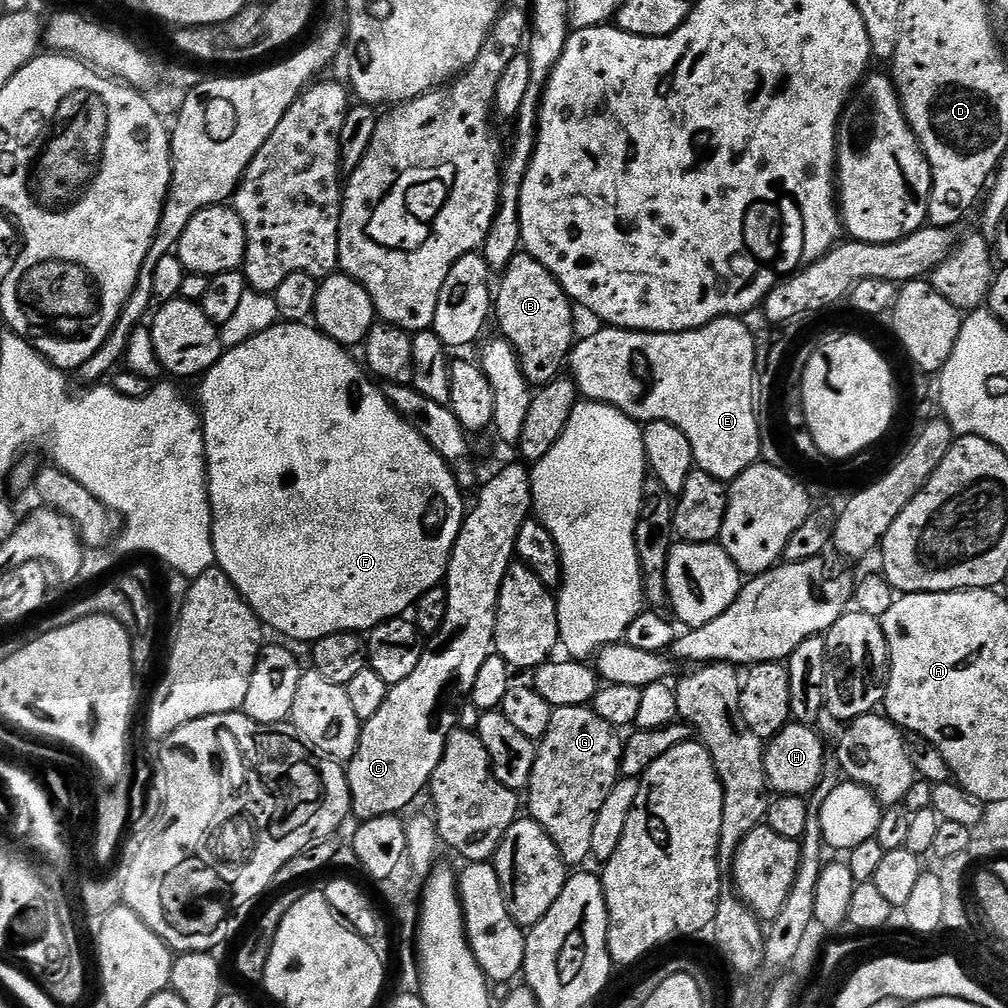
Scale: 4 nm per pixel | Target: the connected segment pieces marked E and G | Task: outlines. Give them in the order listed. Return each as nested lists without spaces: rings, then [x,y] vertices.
[[[723,316],[721,320],[710,322],[701,328],[695,328],[689,332],[631,332],[625,328],[614,328],[611,326],[601,327],[601,332],[588,336],[585,340],[577,339],[574,347],[566,361],[567,367],[572,367],[570,379],[576,383],[577,393],[584,400],[593,400],[596,404],[613,404],[619,412],[625,412],[631,420],[647,422],[657,420],[658,422],[670,422],[670,426],[678,426],[686,439],[690,441],[690,450],[695,467],[701,472],[710,474],[721,482],[731,482],[740,477],[747,468],[760,460],[760,431],[758,430],[758,418],[756,417],[758,405],[756,405],[756,341],[750,329],[744,325],[743,319],[734,316]]]
[[[566,706],[553,711],[550,726],[538,742],[534,770],[530,774],[526,789],[526,812],[531,819],[538,821],[542,830],[546,830],[546,834],[550,834],[554,846],[558,846],[562,854],[564,863],[569,866],[583,865],[580,863],[592,856],[594,822],[598,818],[598,810],[602,810],[602,802],[606,802],[610,790],[614,790],[616,781],[621,779],[620,759],[624,753],[624,745],[621,737],[616,736],[619,736],[617,729],[598,718],[591,706]]]

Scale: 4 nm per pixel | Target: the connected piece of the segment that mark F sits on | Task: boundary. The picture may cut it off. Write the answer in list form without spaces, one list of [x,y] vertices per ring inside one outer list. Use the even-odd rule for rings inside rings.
[[[278,322],[270,330],[262,330],[260,336],[250,338],[250,342],[242,342],[242,346],[234,346],[227,349],[224,355],[221,355],[220,361],[212,367],[210,374],[205,375],[199,381],[200,384],[200,404],[198,403],[198,411],[200,414],[200,423],[204,425],[204,459],[208,462],[208,501],[212,507],[212,537],[214,538],[214,550],[216,551],[216,564],[230,578],[232,585],[238,589],[244,601],[251,606],[257,618],[265,625],[268,624],[276,632],[281,632],[284,636],[289,636],[292,640],[308,640],[307,642],[315,642],[326,638],[330,634],[338,634],[339,632],[359,632],[367,634],[380,624],[385,624],[387,620],[395,620],[403,617],[404,612],[411,609],[422,598],[422,594],[426,594],[431,588],[441,587],[442,581],[448,574],[448,559],[452,557],[452,547],[460,533],[460,527],[466,515],[466,503],[462,497],[462,489],[456,484],[456,479],[448,464],[438,455],[430,446],[430,442],[426,442],[426,438],[422,438],[422,434],[418,434],[418,430],[412,427],[392,409],[392,404],[388,401],[387,395],[382,391],[381,385],[374,382],[373,377],[366,371],[365,365],[359,359],[356,360],[351,356],[349,349],[345,345],[339,344],[331,340],[328,335],[321,332],[319,328],[311,323],[287,323]]]

